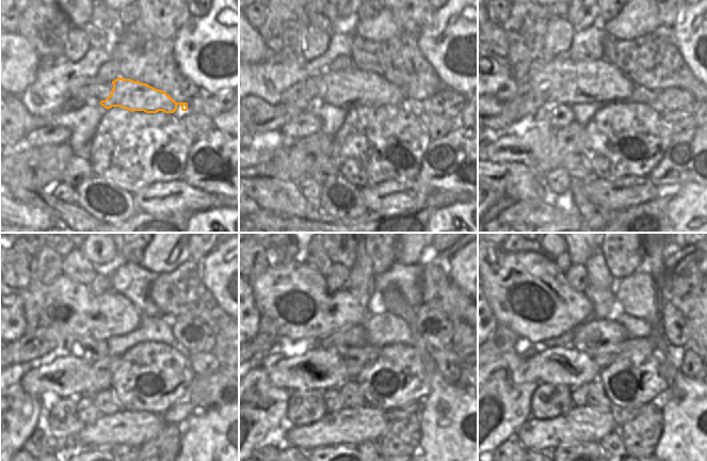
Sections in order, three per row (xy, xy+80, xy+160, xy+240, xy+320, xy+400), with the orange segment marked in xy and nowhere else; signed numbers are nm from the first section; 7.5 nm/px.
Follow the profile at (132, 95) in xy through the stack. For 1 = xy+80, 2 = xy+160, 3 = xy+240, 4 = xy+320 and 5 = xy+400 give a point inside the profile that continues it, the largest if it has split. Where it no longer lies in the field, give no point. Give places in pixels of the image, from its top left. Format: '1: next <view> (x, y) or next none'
1: next xy+80 (344, 89)
2: next xy+160 (565, 81)
3: next xy+240 (71, 307)
4: next xy+320 (294, 296)
5: next xy+400 (526, 291)

